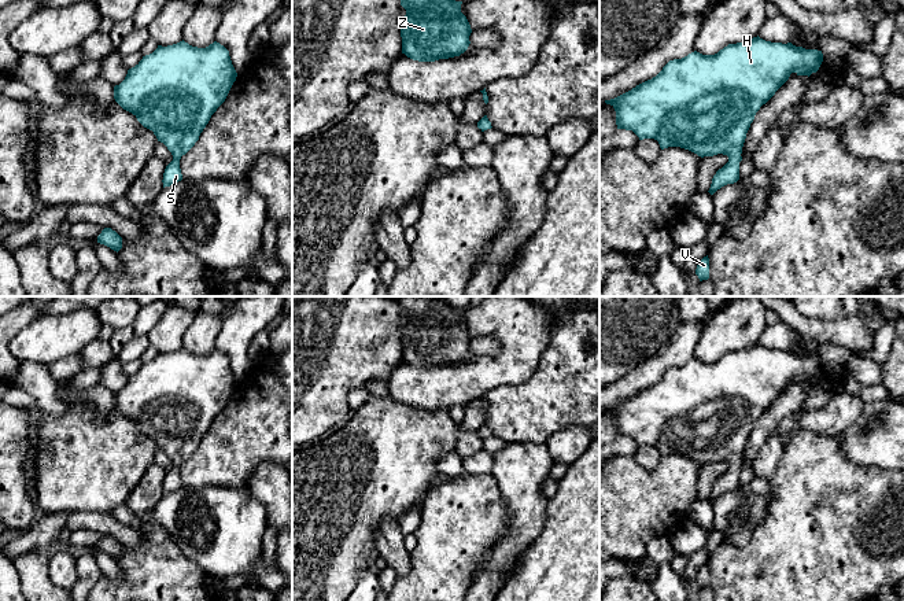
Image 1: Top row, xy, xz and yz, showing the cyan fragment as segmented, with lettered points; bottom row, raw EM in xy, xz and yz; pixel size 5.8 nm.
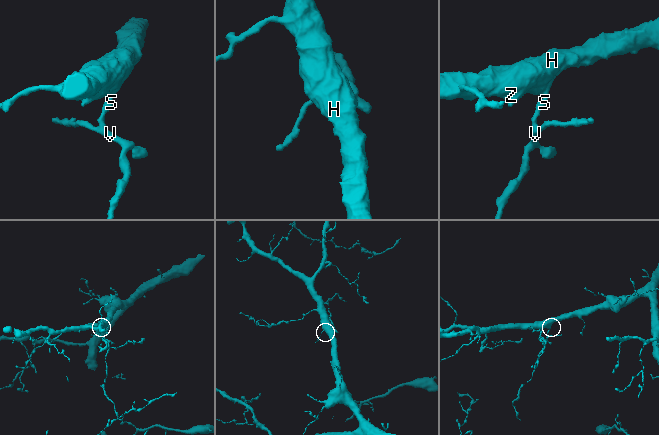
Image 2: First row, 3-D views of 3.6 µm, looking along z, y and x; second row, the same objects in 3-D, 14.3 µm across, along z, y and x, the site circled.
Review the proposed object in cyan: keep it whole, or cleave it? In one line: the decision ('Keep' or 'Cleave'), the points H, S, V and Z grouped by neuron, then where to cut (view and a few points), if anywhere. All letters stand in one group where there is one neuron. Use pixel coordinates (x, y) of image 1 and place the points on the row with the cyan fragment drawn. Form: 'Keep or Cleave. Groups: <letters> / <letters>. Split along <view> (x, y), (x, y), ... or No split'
Keep. Groups: H S V Z. No split

